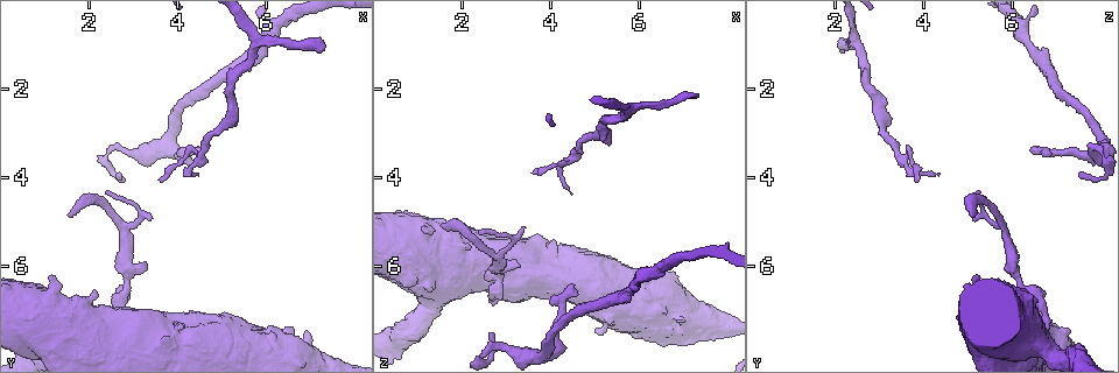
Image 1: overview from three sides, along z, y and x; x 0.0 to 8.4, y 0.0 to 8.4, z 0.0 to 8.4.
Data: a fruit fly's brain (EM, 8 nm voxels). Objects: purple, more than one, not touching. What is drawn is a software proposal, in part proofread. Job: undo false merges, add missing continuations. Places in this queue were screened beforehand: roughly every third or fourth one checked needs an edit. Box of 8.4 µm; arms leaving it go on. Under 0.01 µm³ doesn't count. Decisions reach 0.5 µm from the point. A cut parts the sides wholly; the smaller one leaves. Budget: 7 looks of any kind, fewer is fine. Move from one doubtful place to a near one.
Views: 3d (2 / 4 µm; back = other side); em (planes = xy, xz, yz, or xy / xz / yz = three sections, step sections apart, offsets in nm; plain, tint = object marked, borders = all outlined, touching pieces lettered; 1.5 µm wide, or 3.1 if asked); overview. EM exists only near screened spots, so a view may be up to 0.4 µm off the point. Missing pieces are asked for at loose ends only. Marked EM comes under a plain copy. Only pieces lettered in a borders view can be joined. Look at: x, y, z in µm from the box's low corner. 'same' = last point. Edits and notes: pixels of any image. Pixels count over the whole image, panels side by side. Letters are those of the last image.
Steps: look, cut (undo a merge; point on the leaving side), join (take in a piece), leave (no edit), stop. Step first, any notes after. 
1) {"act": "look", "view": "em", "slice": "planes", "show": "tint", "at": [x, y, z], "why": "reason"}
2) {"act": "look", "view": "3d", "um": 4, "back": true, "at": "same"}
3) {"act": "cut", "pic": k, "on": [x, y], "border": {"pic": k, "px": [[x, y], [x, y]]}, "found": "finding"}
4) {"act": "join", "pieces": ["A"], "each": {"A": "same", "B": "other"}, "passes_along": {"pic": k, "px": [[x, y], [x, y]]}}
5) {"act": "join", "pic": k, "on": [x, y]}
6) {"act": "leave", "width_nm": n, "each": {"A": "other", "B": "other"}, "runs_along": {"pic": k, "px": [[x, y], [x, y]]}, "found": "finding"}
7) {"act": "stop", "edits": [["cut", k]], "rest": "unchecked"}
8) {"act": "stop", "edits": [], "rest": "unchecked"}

{"act": "look", "view": "3d", "um": 4, "at": [4.50, 3.40, 6.35], "why": "branch stops here"}

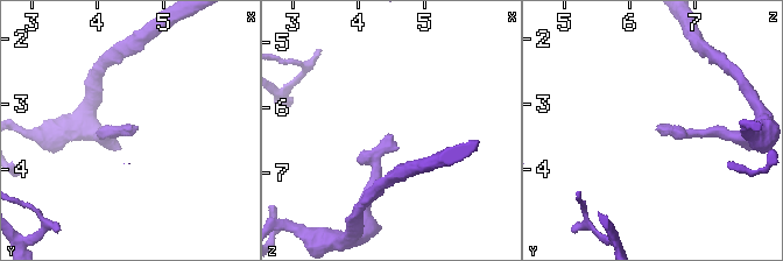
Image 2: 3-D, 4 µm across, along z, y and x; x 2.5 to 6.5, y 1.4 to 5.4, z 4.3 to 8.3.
{"act": "look", "view": "em", "slice": "planes", "show": "tint", "at": [4.50, 3.40, 6.40]}

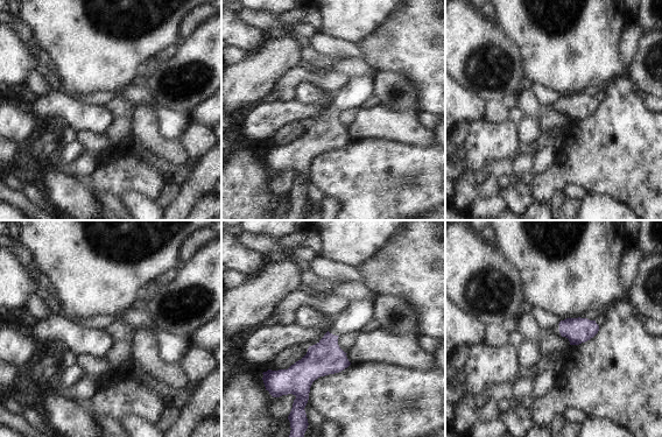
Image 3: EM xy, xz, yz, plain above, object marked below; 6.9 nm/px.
{"act": "look", "view": "em", "slice": "planes", "show": "borders", "at": "same"}

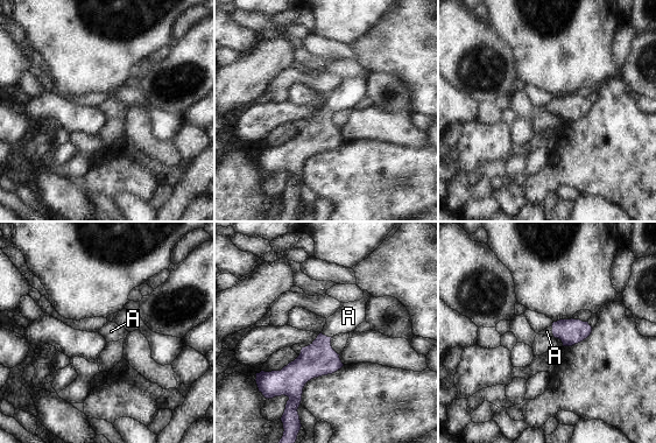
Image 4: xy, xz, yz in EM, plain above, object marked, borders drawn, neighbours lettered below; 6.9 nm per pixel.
{"act": "join", "pieces": ["A"], "each": {"A": "same"}, "passes_along": {"pic": 4, "px": [[317, 359], [326, 336], [348, 316]]}, "found": "the cell continues"}

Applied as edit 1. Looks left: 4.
{"act": "look", "view": "overview"}

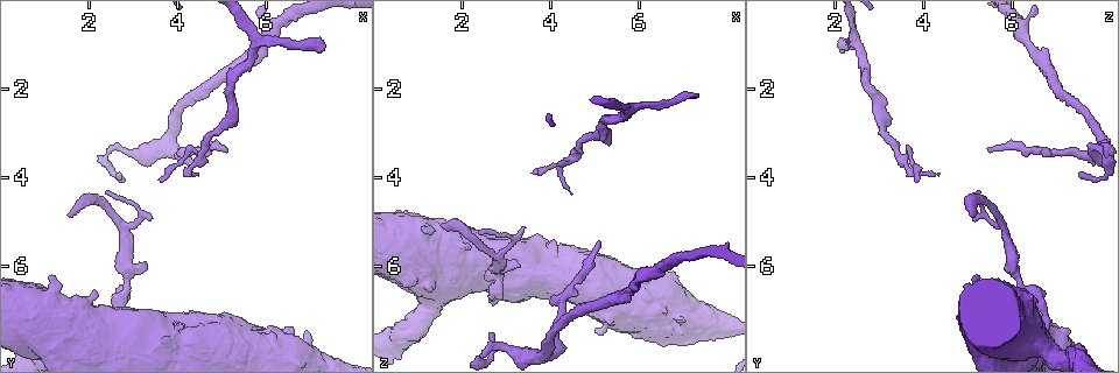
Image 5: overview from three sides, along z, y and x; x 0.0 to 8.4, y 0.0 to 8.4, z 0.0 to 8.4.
{"act": "look", "view": "3d", "um": 2, "at": [2.75, 5.10, 5.75], "why": "thick turns thin"}

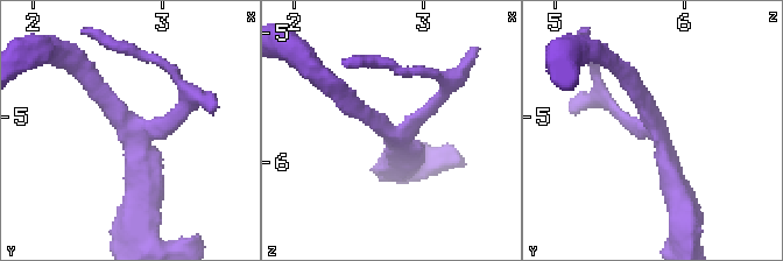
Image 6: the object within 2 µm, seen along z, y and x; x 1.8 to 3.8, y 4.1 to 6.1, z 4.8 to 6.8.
{"act": "look", "view": "em", "slice": "planes", "show": "borders", "at": [2.82, 5.12, 5.78]}

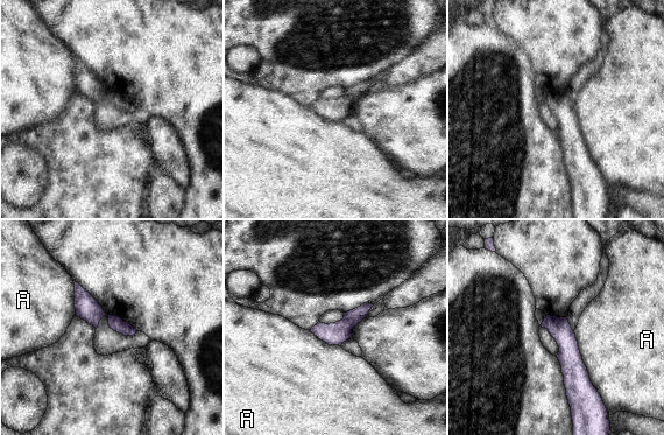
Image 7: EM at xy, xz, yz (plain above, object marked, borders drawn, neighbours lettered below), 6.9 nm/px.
{"act": "leave", "each": {"A": "other"}, "border": {"pic": 7, "px": [[573, 331], [588, 378], [602, 400]]}, "found": "continuous, no second cell"}

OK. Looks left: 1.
{"act": "look", "view": "em", "slice": "planes", "show": "borders", "at": [7.30, 1.05, 2.25], "why": "branch stops here"}

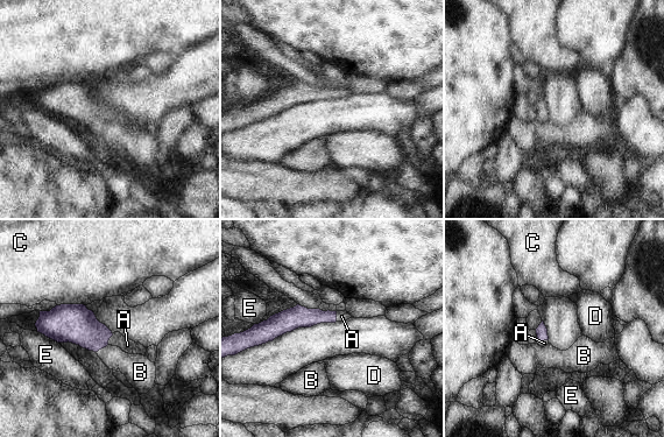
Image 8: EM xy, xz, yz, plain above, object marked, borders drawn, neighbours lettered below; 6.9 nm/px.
{"act": "join", "pieces": ["A"], "each": {"A": "same", "B": "other", "C": "other", "D": "other", "E": "other"}, "passes_along": {"pic": 8, "px": [[76, 324], [108, 339], [127, 345]]}, "found": "the cell continues"}

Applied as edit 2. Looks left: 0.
{"act": "stop", "edits": [["join", 4], ["join", 8]], "rest": "unchecked"}

